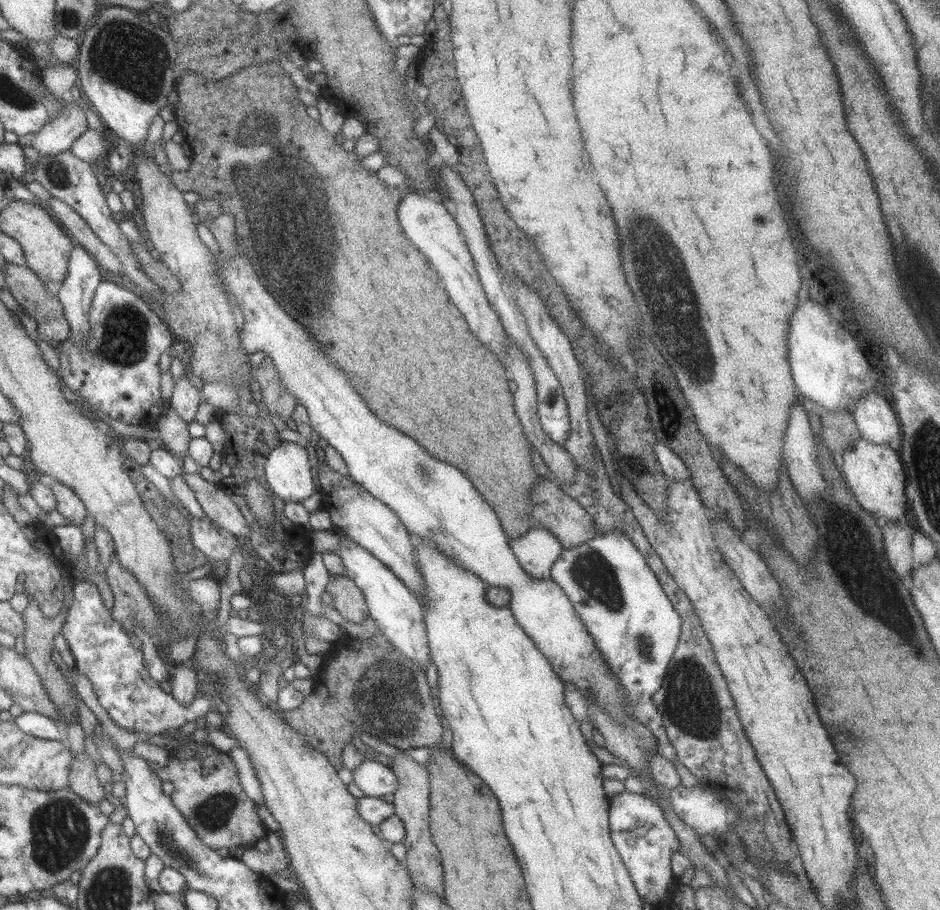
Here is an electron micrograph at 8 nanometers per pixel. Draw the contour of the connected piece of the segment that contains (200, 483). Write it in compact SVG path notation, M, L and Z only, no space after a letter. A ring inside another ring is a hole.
M183 472L181 475L188 487L194 491L196 500L202 506L204 513L212 521L236 538L240 536L250 538L250 528L244 515L219 484L207 482L199 473Z

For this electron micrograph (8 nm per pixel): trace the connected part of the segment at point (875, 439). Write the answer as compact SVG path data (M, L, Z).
M881 391L865 394L852 410L861 438L872 444L898 446L901 422L893 403Z

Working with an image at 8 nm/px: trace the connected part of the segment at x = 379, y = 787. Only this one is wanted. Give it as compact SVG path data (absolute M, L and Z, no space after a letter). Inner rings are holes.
M369 759L353 770L353 781L367 797L394 794L398 788L398 777L392 772L392 769Z

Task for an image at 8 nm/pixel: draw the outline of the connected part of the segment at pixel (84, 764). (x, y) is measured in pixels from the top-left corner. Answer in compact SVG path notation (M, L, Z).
M86 752L78 757L73 756L69 774L69 787L92 806L98 806L105 798L106 791L96 776L97 766Z

